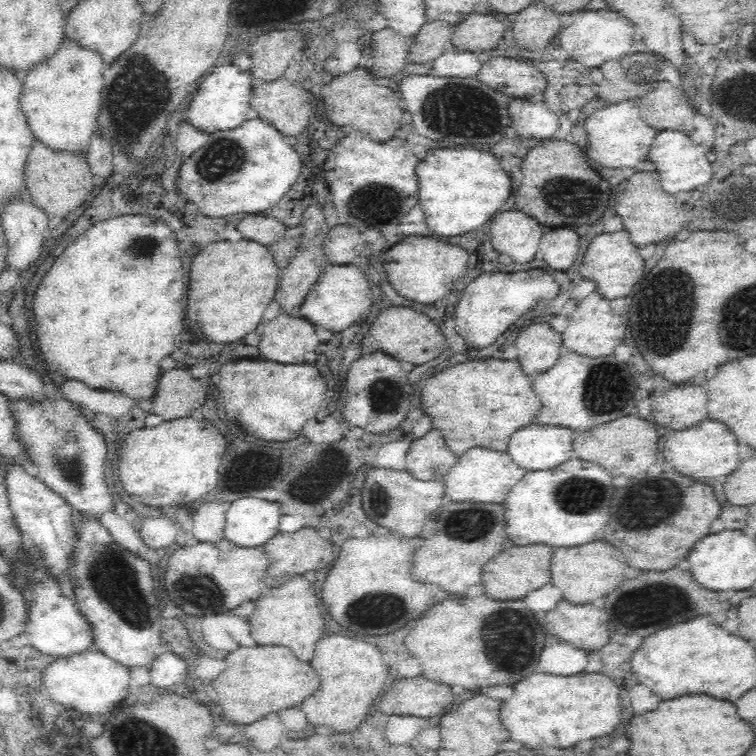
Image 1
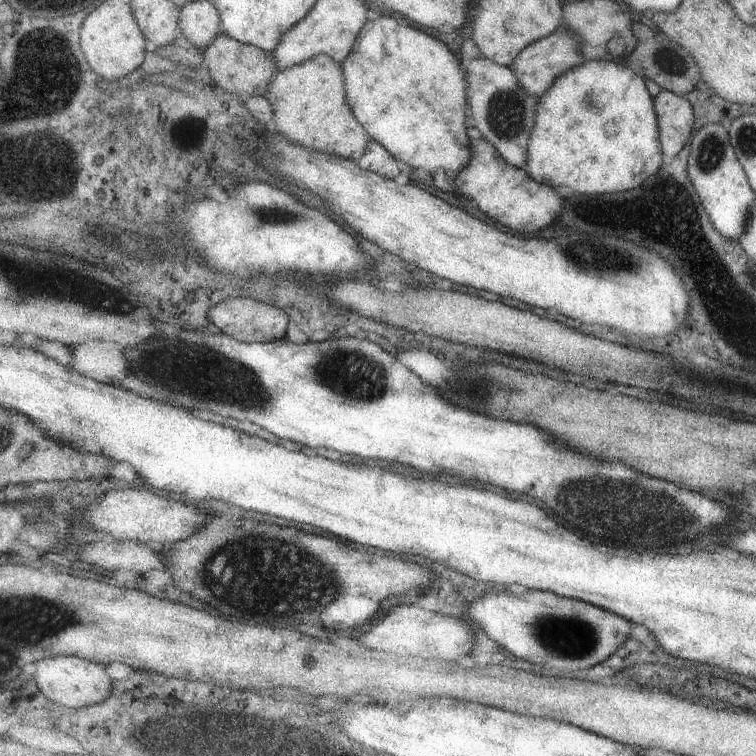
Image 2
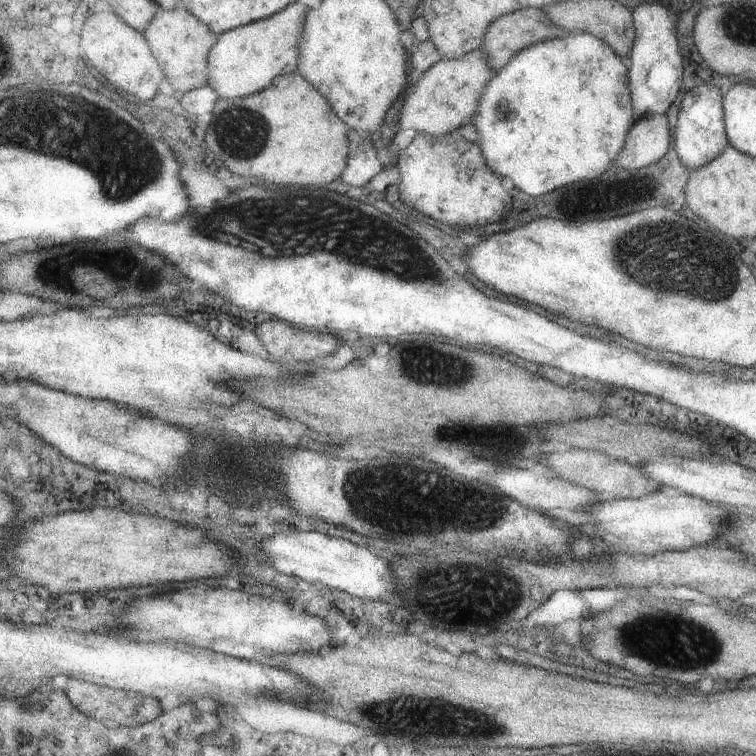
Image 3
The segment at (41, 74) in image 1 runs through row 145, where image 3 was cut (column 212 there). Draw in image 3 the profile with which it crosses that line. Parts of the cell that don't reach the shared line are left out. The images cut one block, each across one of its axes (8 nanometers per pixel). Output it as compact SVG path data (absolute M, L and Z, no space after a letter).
M295 2L269 18L235 28L219 35L219 42L209 52L209 86L229 99L257 94L273 84L277 76L299 73L301 40L309 7Z

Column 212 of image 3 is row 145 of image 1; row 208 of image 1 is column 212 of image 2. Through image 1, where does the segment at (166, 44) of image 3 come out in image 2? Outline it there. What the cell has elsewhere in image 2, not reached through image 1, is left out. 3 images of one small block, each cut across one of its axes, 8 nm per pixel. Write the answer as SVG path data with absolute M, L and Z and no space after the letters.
M225 32L217 35L213 44L204 50L205 62L209 74L224 91L233 92L240 98L265 96L273 82L274 75L279 72L278 60L272 52L264 51L255 45L250 45Z

